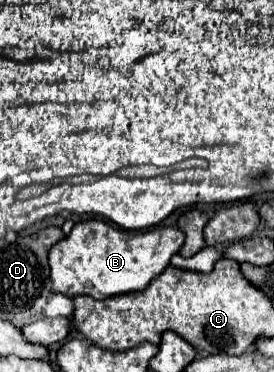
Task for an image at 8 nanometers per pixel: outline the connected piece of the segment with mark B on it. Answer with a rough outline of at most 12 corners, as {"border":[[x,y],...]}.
{"border":[[77,223],[49,251],[51,291],[143,291],[179,253],[177,227]]}

